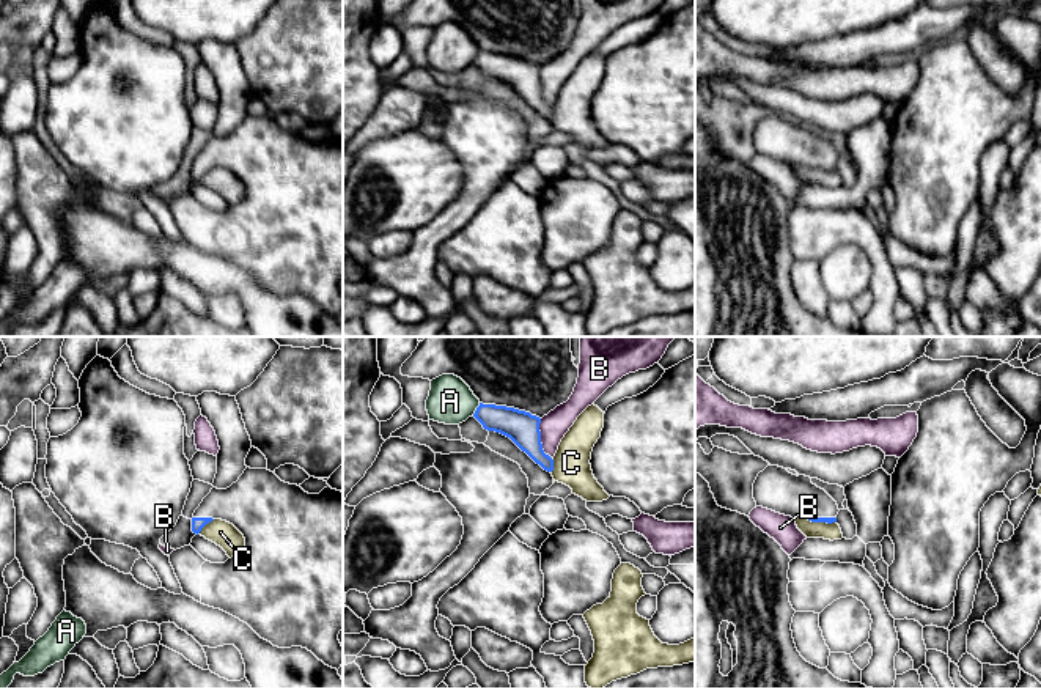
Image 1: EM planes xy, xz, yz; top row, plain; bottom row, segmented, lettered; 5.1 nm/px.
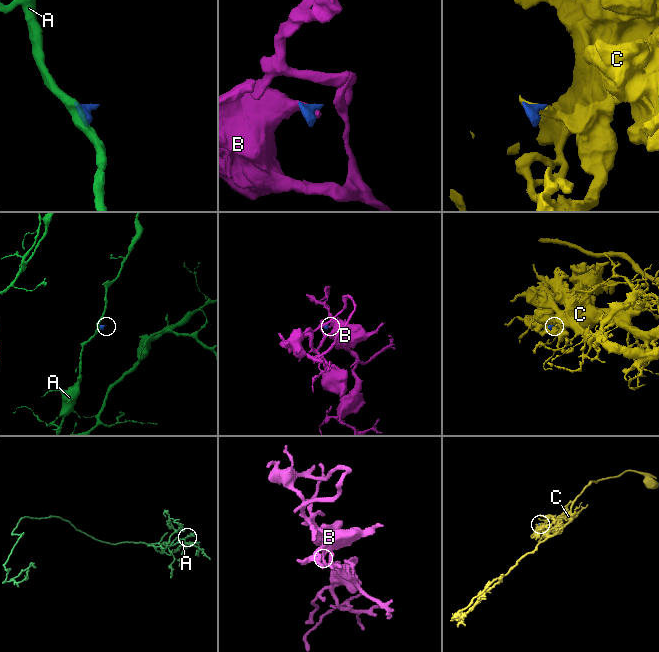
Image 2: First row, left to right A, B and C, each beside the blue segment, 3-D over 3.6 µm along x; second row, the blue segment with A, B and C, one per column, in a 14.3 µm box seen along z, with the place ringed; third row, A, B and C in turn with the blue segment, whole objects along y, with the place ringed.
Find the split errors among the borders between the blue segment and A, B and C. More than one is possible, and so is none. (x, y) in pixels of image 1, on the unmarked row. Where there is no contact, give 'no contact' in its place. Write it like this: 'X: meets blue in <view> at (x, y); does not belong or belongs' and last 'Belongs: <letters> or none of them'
A: meets blue in xz at (477, 57); does not belong
B: meets blue in xz at (540, 87); does not belong
C: meets blue in xy at (206, 170); does not belong
Belongs: none of them

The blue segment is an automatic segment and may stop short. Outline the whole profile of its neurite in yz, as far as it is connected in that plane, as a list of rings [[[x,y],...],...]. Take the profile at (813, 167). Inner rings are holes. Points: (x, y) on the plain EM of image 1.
[[[767,113],[753,131],[756,154],[775,160],[804,165],[811,170],[837,170],[838,153],[810,124],[793,123],[778,113]]]

